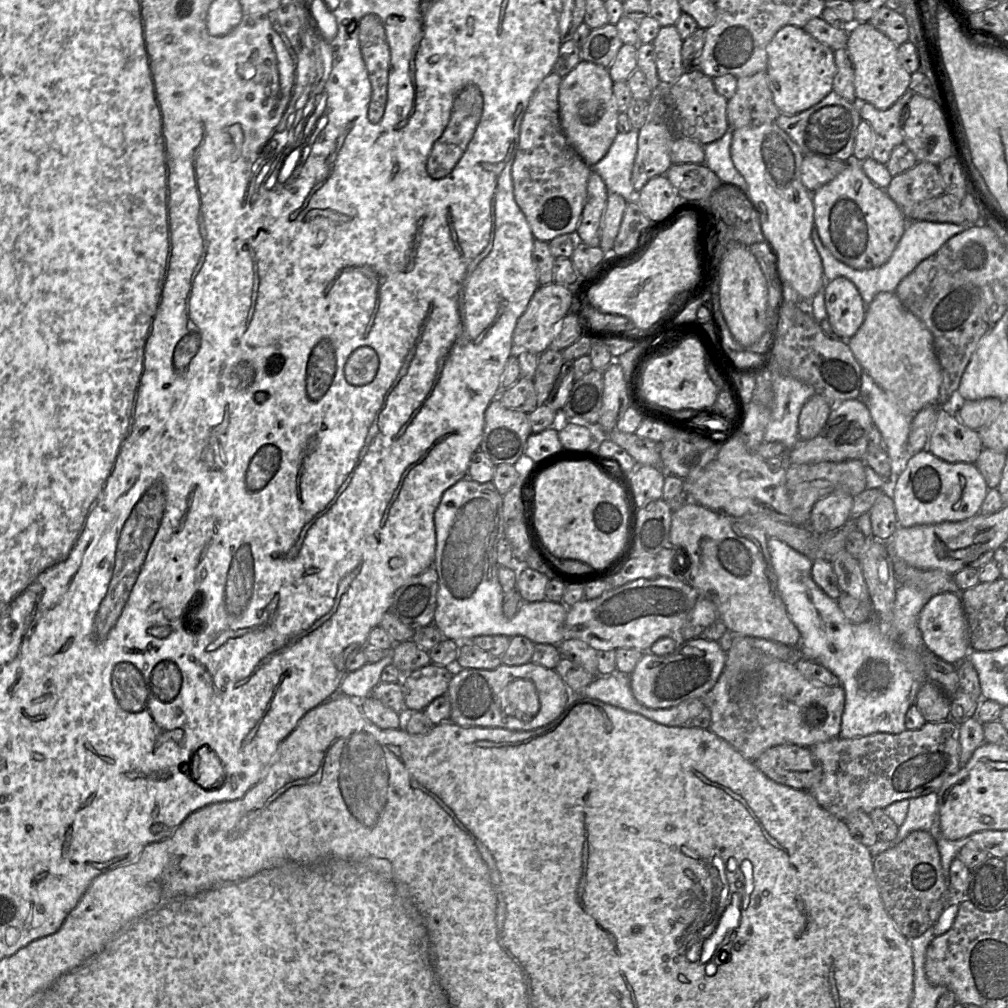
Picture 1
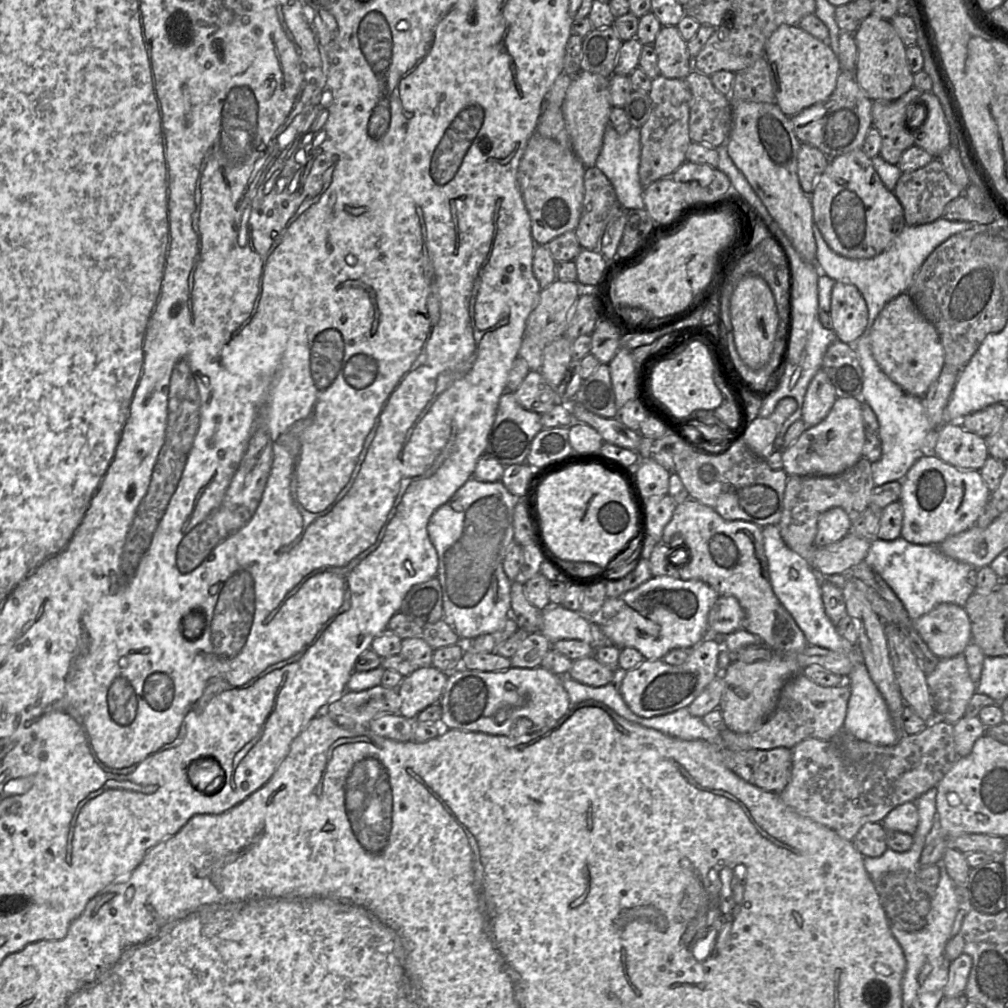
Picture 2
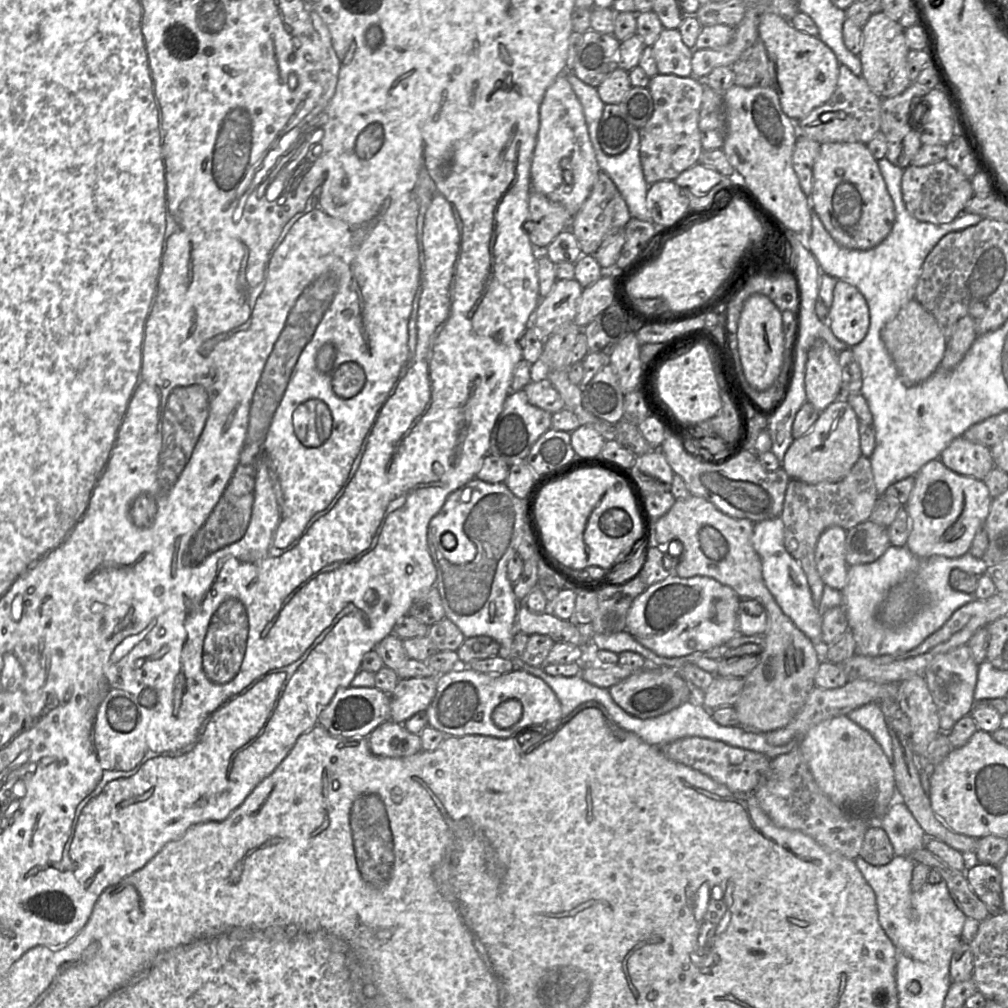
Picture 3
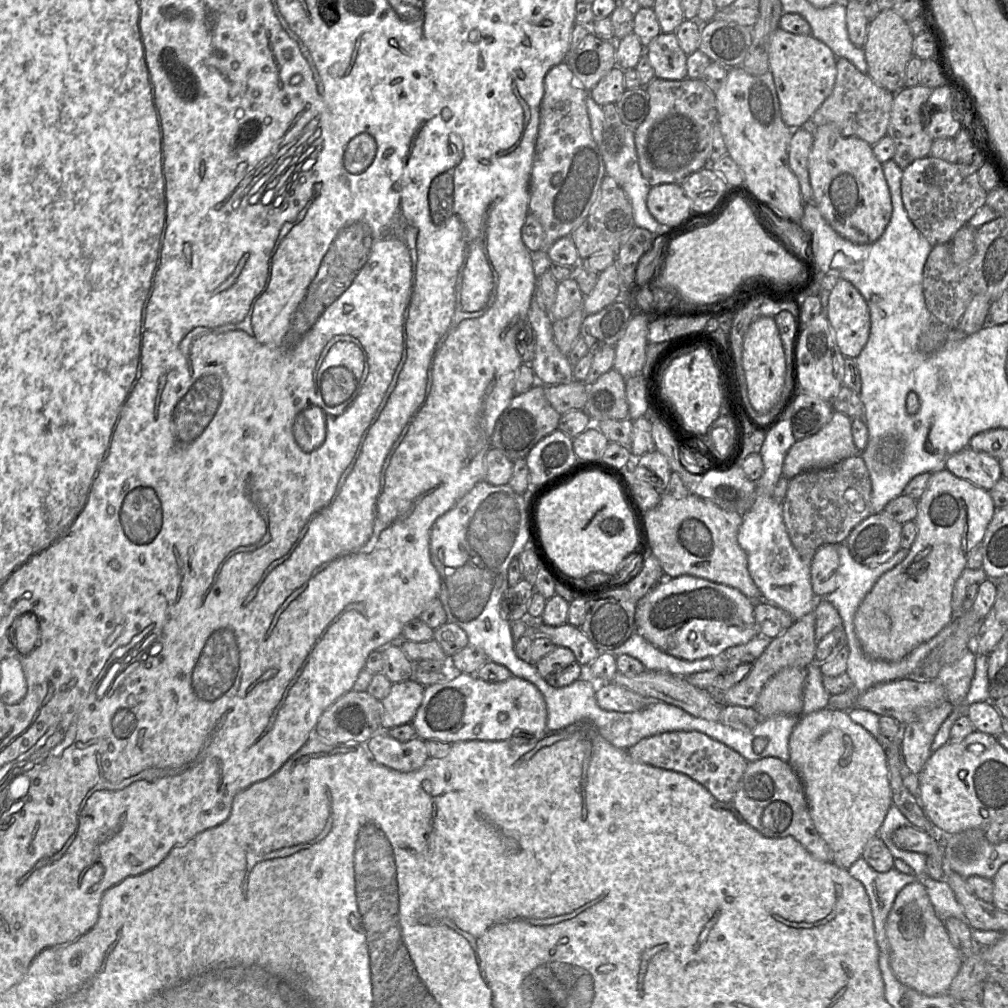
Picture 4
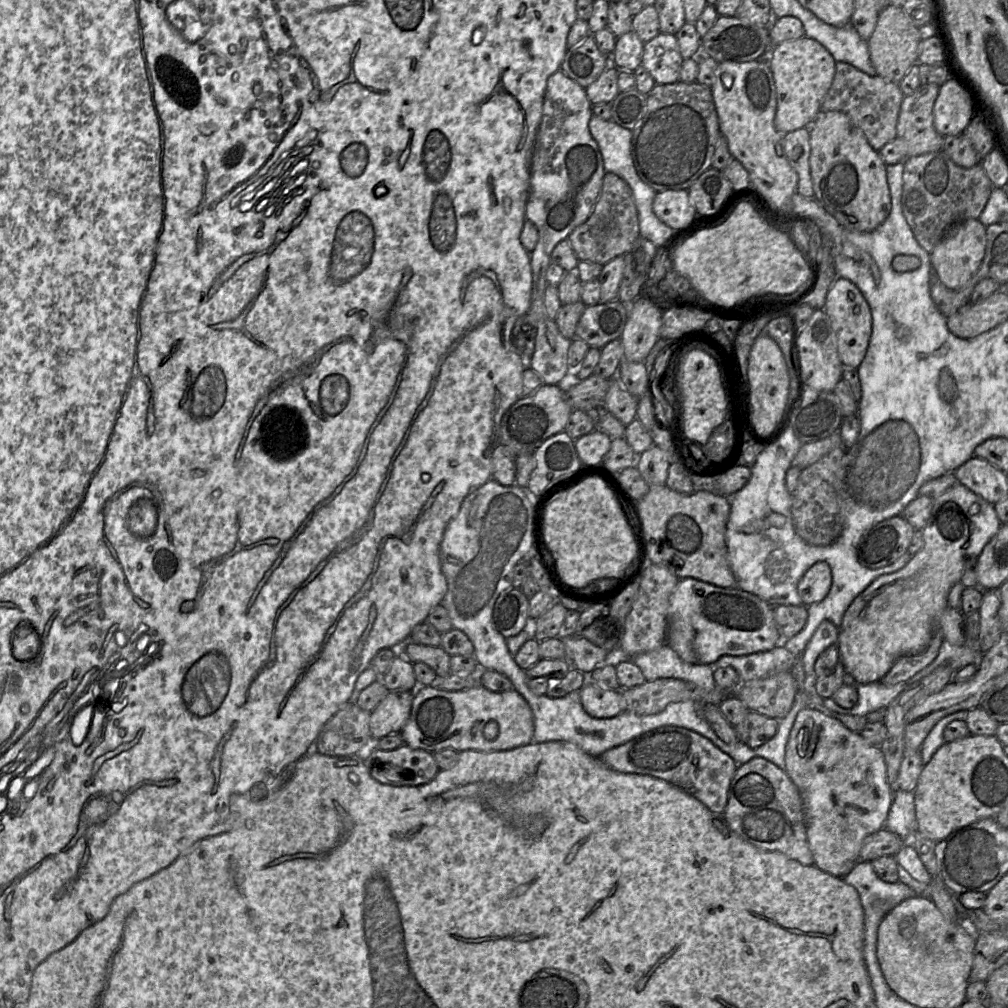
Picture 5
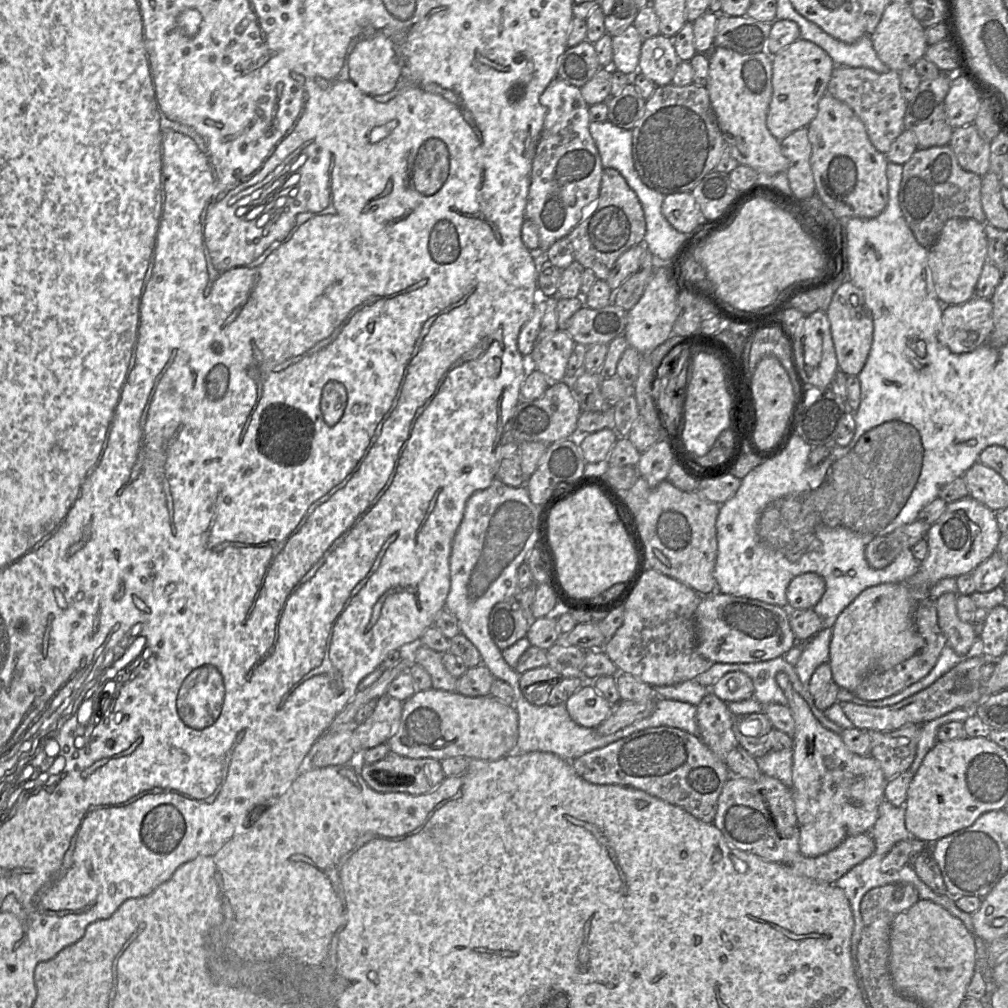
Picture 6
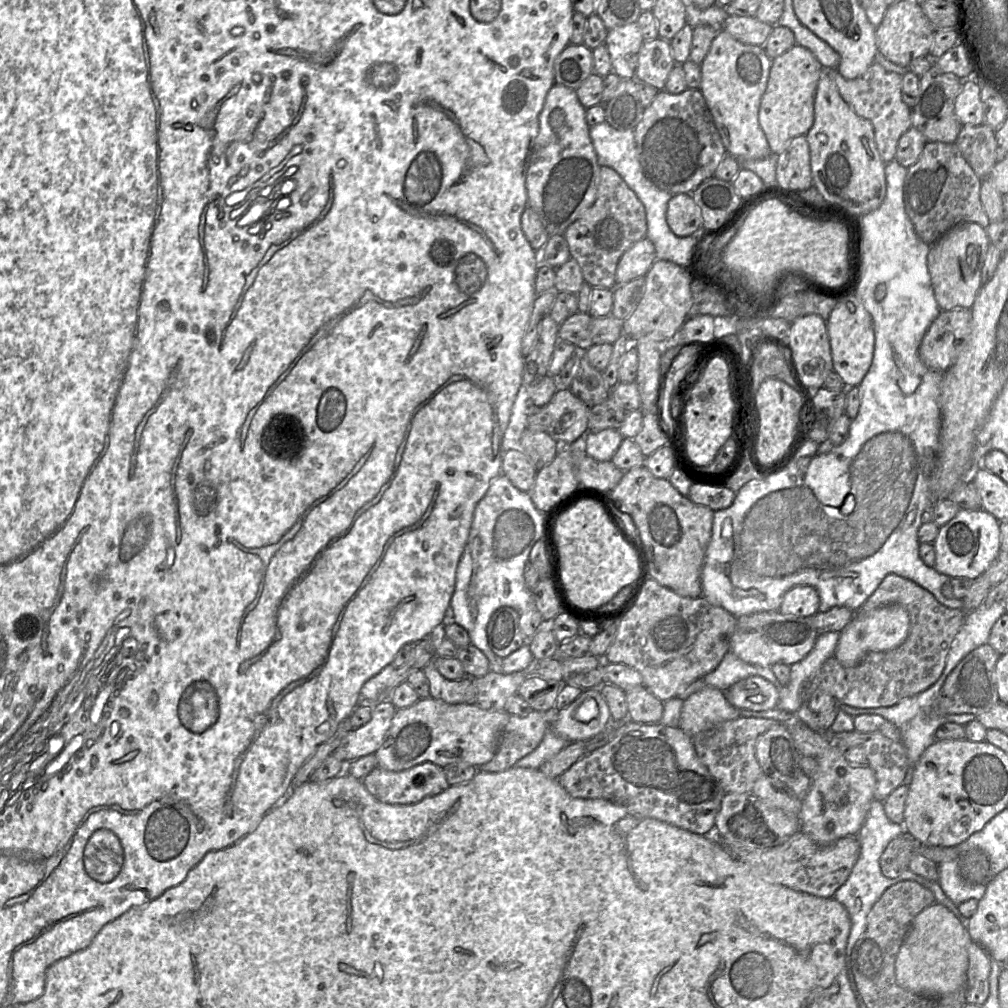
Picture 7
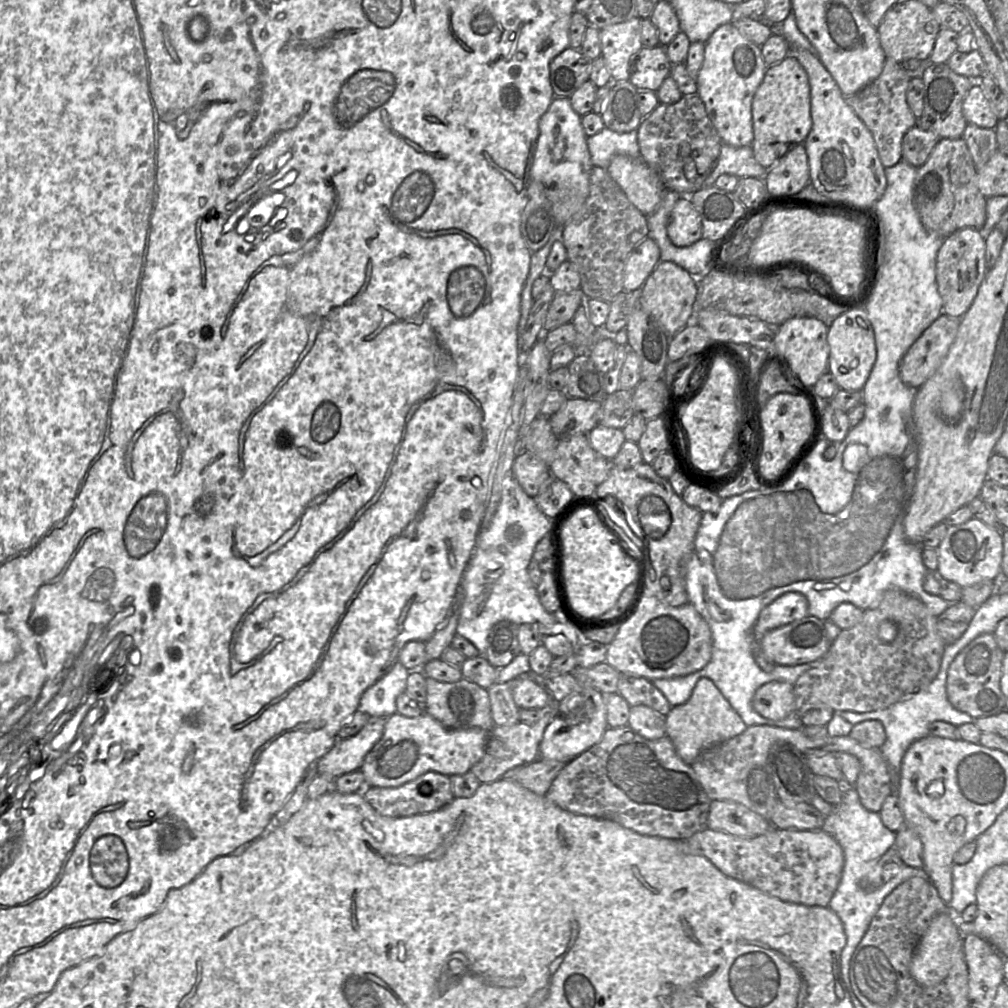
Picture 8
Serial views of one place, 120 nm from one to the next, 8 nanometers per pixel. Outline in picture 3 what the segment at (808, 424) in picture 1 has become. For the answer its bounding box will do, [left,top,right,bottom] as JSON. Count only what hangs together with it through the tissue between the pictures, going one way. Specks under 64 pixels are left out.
[804,339,842,412]

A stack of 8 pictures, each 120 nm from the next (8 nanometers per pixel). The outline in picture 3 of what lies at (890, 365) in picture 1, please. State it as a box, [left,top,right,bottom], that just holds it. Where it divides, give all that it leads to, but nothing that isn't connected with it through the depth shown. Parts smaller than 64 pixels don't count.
[880,299,947,387]

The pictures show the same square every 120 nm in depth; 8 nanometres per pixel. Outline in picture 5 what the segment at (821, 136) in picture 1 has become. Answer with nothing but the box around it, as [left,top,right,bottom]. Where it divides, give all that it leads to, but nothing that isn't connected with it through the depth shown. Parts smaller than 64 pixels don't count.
[821,62,904,151]

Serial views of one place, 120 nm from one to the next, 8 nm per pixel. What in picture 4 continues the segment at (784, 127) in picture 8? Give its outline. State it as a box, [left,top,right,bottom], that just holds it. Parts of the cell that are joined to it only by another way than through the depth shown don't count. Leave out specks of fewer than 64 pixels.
[769,27,837,128]

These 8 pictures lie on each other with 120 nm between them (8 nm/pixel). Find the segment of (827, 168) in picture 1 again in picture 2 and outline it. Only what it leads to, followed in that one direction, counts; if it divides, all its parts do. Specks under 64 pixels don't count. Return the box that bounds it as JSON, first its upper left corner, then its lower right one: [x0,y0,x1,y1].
[798,143,830,195]

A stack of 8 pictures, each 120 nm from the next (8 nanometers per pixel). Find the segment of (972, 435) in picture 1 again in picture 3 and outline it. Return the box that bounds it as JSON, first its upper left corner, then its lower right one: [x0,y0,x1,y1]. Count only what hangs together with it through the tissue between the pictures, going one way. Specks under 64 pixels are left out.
[940,436,995,480]

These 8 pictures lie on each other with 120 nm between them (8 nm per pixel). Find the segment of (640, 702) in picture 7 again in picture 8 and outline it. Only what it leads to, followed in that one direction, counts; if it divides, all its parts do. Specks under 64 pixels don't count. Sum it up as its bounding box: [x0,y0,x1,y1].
[628,705,666,740]

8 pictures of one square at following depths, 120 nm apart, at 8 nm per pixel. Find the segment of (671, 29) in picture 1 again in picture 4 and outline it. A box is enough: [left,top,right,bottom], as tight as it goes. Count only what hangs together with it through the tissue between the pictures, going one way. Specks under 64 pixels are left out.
[645,32,688,80]

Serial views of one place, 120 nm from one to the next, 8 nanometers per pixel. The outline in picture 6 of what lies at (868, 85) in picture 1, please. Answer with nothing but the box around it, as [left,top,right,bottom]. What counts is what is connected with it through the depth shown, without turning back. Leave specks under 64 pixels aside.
[870,1,928,72]

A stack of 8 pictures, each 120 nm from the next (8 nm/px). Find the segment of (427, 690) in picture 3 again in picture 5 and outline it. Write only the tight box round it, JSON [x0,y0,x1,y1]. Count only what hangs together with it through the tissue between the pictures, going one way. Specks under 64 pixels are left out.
[369,691,415,740]

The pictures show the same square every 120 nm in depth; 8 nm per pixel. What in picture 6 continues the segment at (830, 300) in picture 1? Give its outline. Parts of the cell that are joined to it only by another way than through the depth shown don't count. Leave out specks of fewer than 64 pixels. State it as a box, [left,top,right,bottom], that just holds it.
[826,279,873,376]

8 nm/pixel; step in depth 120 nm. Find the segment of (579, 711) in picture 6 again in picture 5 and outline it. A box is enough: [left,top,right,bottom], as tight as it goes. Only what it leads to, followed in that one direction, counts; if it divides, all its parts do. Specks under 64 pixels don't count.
[580,683,625,718]

